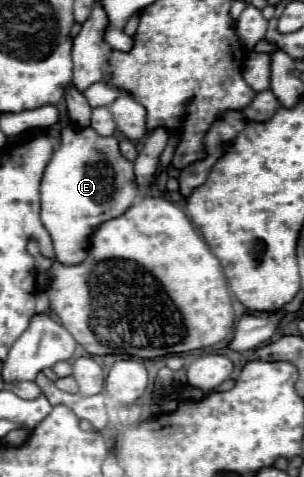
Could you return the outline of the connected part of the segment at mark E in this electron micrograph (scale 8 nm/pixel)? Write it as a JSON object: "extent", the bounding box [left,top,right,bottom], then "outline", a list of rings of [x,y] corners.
{"extent":[41,127,137,265],"outline":[[[73,127],[63,129],[59,145],[41,179],[41,223],[53,239],[55,257],[59,263],[63,265],[81,263],[87,257],[87,251],[91,249],[91,235],[97,231],[97,227],[109,219],[123,215],[135,203],[137,189],[131,165],[133,163],[119,153],[117,137],[99,137],[91,127],[81,131]]]}

